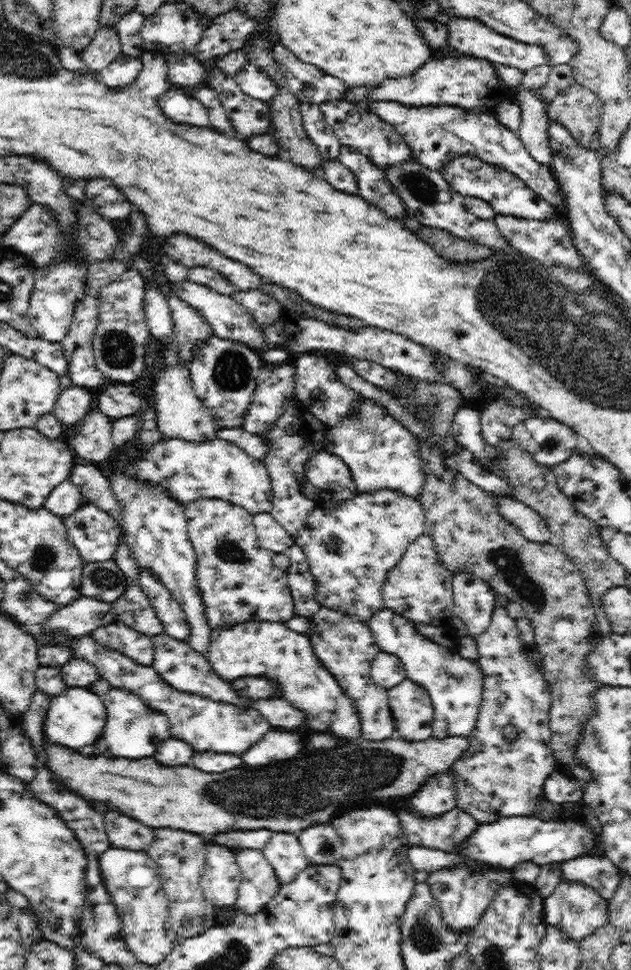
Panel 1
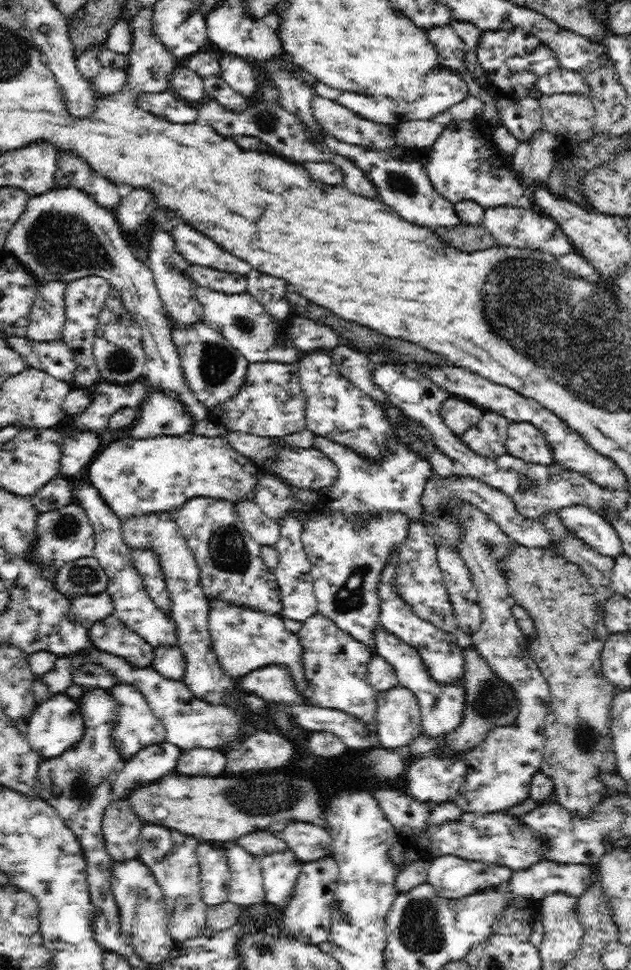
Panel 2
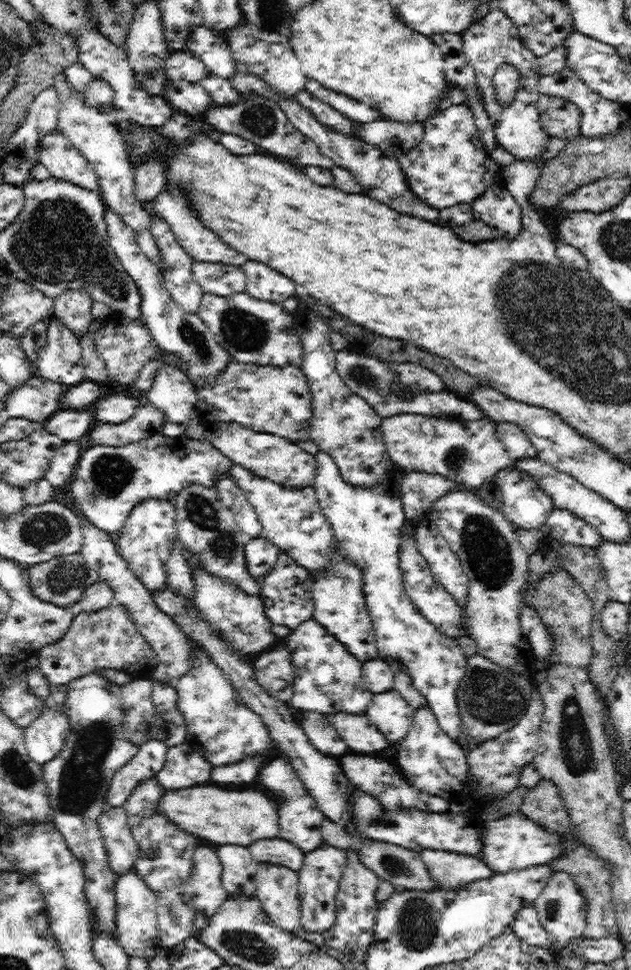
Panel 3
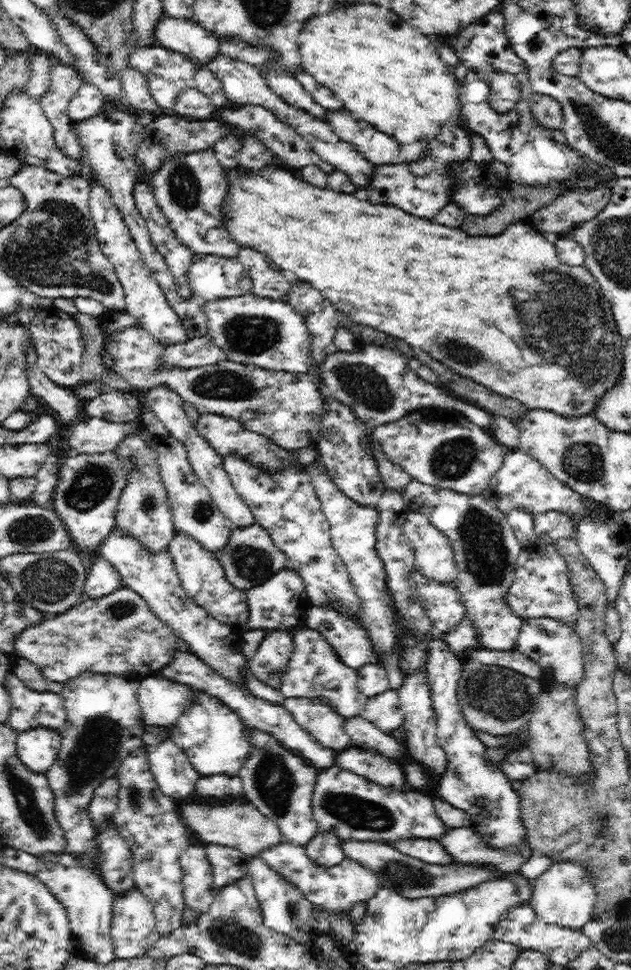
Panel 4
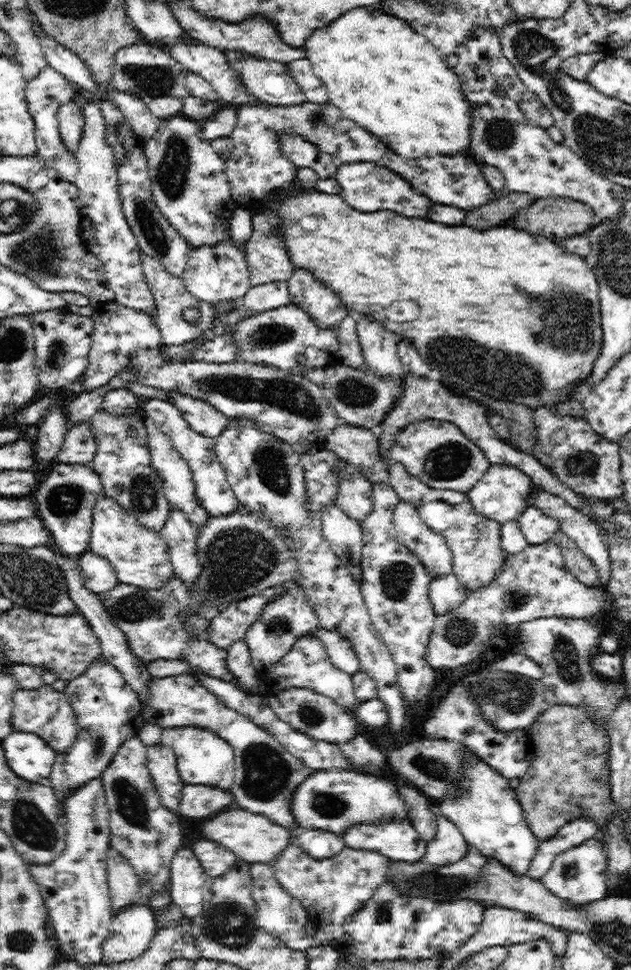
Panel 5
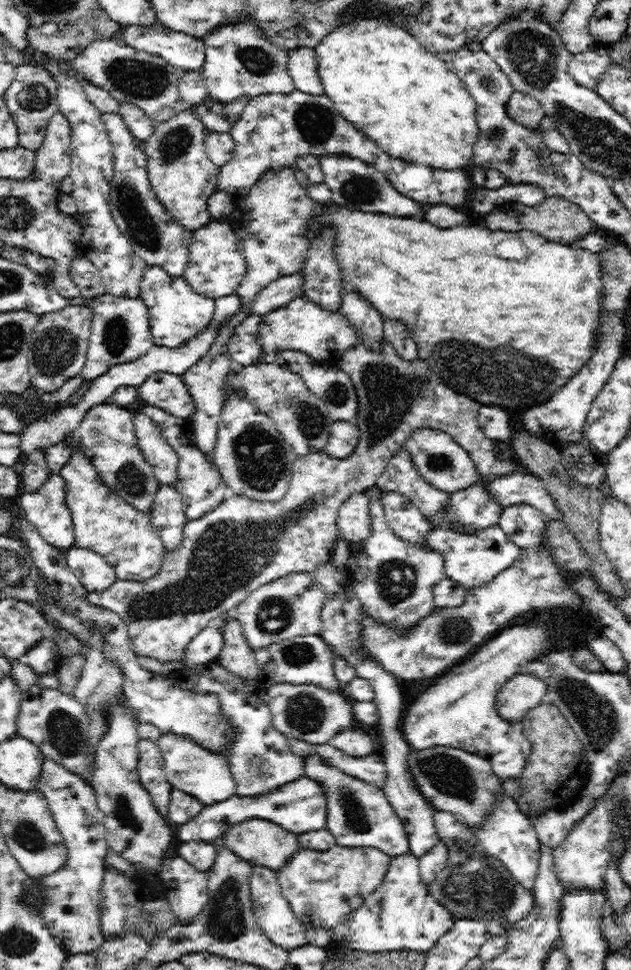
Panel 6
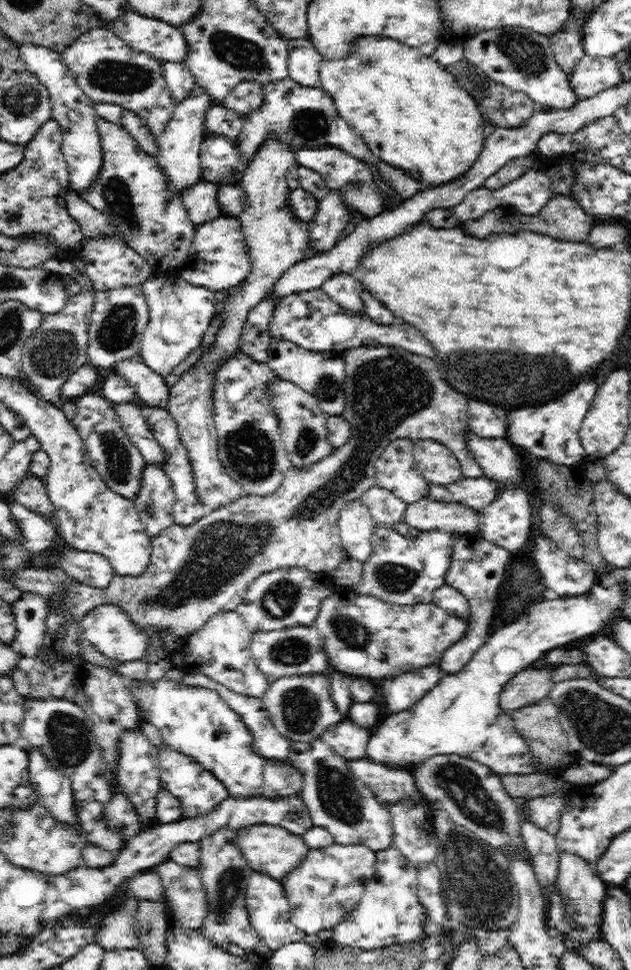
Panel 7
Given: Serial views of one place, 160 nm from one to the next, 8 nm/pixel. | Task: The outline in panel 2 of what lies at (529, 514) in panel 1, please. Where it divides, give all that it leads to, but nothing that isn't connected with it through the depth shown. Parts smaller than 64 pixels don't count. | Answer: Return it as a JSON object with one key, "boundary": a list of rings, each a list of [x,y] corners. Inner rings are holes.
{"boundary":[[[432,474],[427,478],[426,492],[422,505],[424,514],[438,505],[445,503],[448,499],[463,499],[470,502],[472,506],[486,513],[514,543],[544,548],[553,545],[550,533],[546,531],[544,525],[537,519],[524,518],[515,507],[512,499],[489,484],[483,483],[480,479],[473,476],[456,475],[455,477],[437,476]]]}

